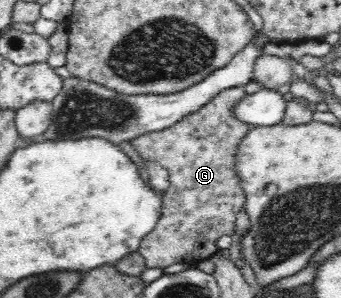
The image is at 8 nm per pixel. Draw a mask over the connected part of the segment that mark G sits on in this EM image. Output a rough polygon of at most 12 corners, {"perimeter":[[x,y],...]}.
{"perimeter":[[226,88],[129,140],[169,174],[146,268],[210,259],[245,210]]}

